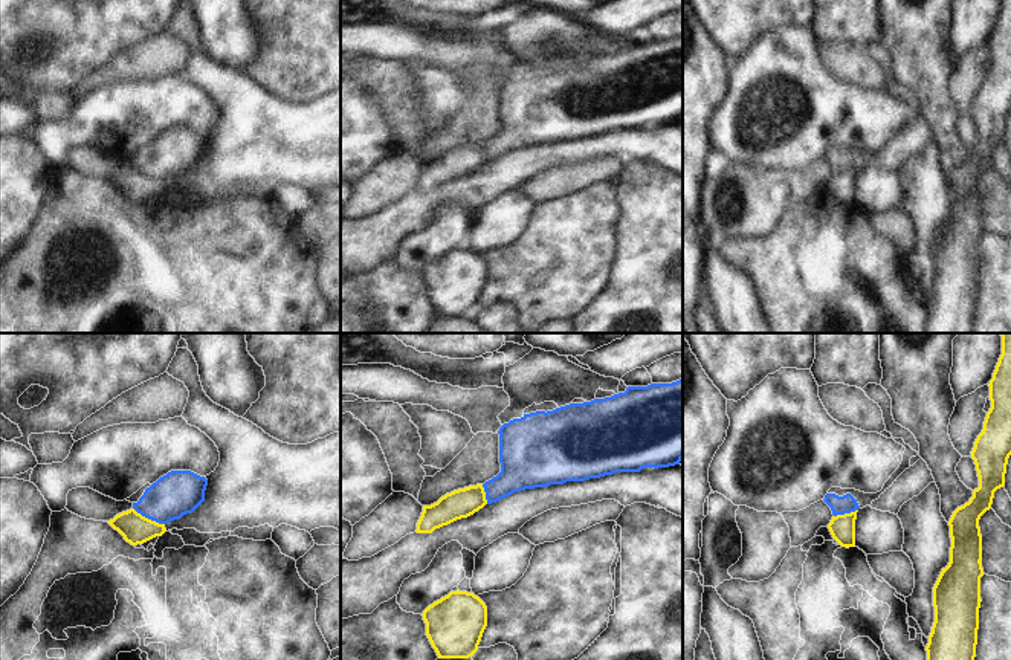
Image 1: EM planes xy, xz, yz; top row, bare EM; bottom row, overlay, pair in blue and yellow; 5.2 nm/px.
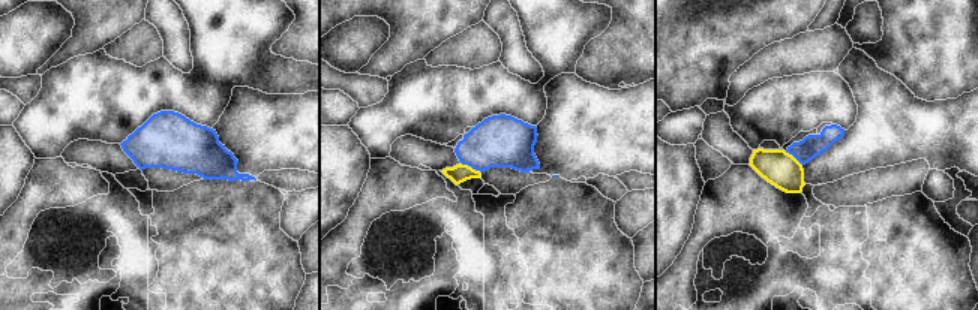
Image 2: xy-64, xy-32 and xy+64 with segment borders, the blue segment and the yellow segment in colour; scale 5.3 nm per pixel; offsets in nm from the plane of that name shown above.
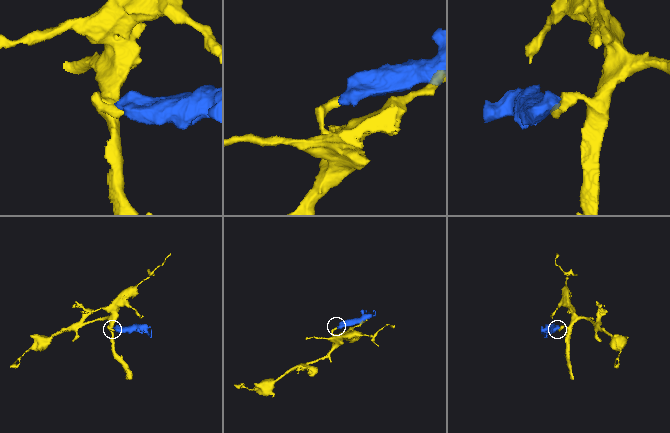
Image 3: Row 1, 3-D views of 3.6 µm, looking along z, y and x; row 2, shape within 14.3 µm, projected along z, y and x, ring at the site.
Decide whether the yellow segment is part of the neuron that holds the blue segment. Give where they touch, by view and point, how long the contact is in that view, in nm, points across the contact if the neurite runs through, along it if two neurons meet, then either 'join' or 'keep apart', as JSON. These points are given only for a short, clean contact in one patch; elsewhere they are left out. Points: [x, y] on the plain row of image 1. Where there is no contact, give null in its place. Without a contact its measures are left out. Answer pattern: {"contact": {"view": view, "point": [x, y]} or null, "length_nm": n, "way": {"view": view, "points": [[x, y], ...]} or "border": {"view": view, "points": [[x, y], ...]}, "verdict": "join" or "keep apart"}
{"contact": {"view": "xy", "point": [148, 176]}, "length_nm": 190, "border": {"view": "xy", "points": [[133, 165], [164, 182]]}, "verdict": "keep apart"}

